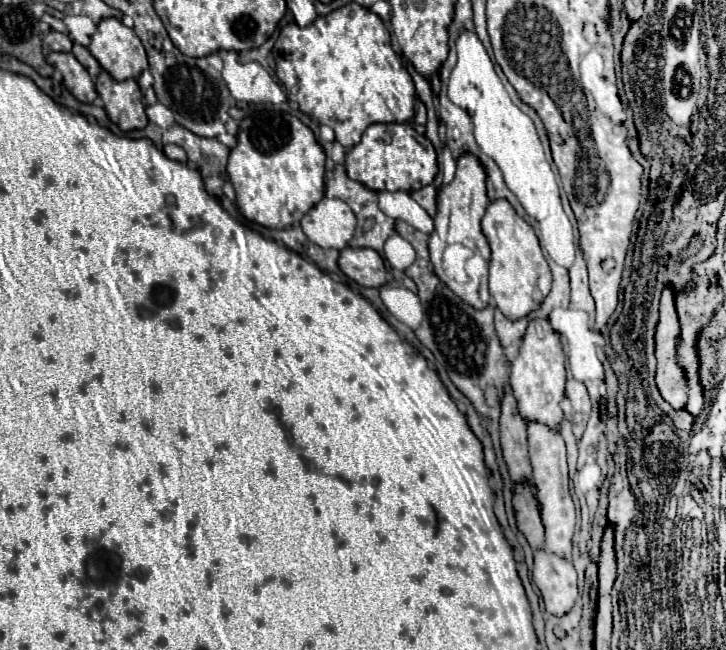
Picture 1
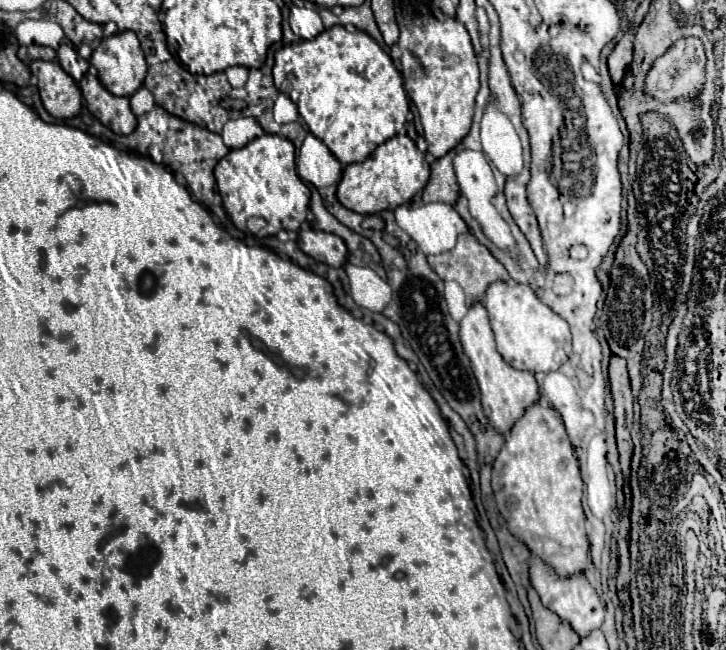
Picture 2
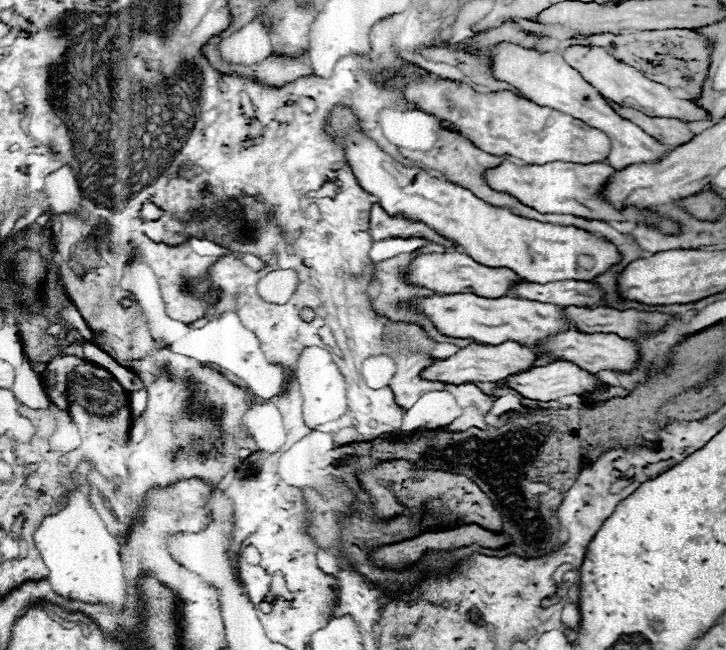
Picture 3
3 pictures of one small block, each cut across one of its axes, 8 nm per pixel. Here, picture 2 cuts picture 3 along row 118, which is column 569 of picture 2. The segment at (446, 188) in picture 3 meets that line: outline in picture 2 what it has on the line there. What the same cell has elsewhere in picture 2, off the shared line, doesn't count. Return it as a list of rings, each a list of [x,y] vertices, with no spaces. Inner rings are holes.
[[[494,282],[486,290],[484,304],[496,338],[496,350],[506,364],[536,374],[558,370],[568,360],[572,352],[568,322],[542,304],[530,286]]]

